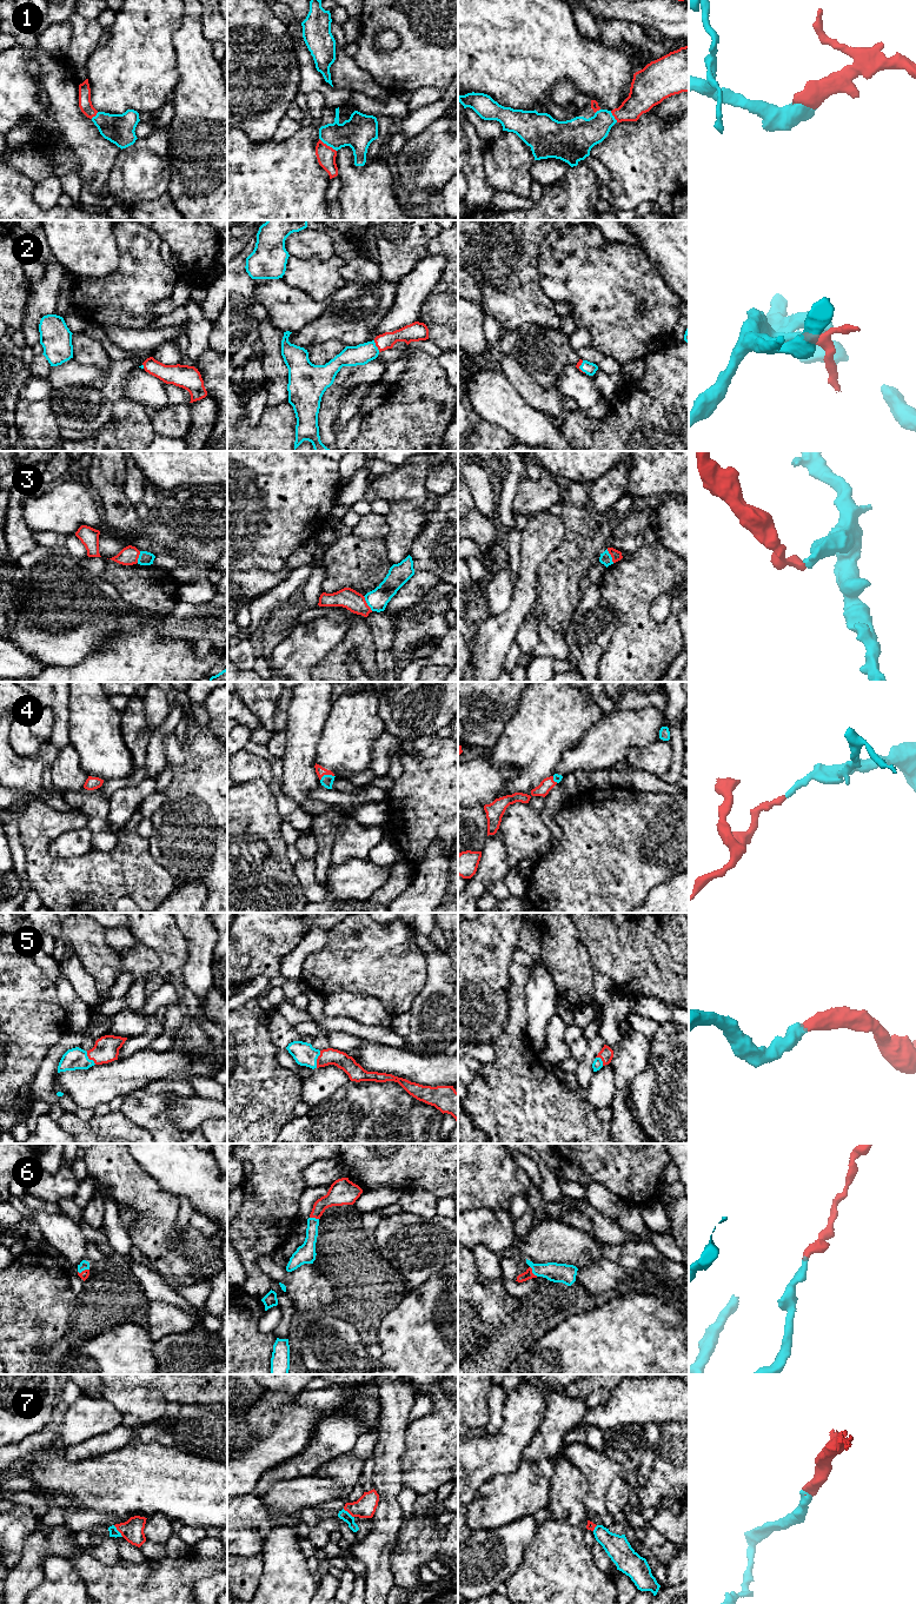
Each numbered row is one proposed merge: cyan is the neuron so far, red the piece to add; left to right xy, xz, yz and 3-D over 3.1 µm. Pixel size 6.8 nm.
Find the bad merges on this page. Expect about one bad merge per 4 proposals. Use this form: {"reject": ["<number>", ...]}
{"reject": ["3"]}

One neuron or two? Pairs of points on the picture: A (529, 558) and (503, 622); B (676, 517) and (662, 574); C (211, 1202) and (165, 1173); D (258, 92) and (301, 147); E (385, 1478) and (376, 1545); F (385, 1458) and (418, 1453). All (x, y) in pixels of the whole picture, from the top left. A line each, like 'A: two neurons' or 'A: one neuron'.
A: one neuron
B: two neurons
C: one neuron
D: two neurons
E: one neuron
F: two neurons

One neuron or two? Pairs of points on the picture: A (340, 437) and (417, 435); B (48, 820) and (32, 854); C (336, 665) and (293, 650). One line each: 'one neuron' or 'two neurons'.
A: two neurons
B: one neuron
C: two neurons

